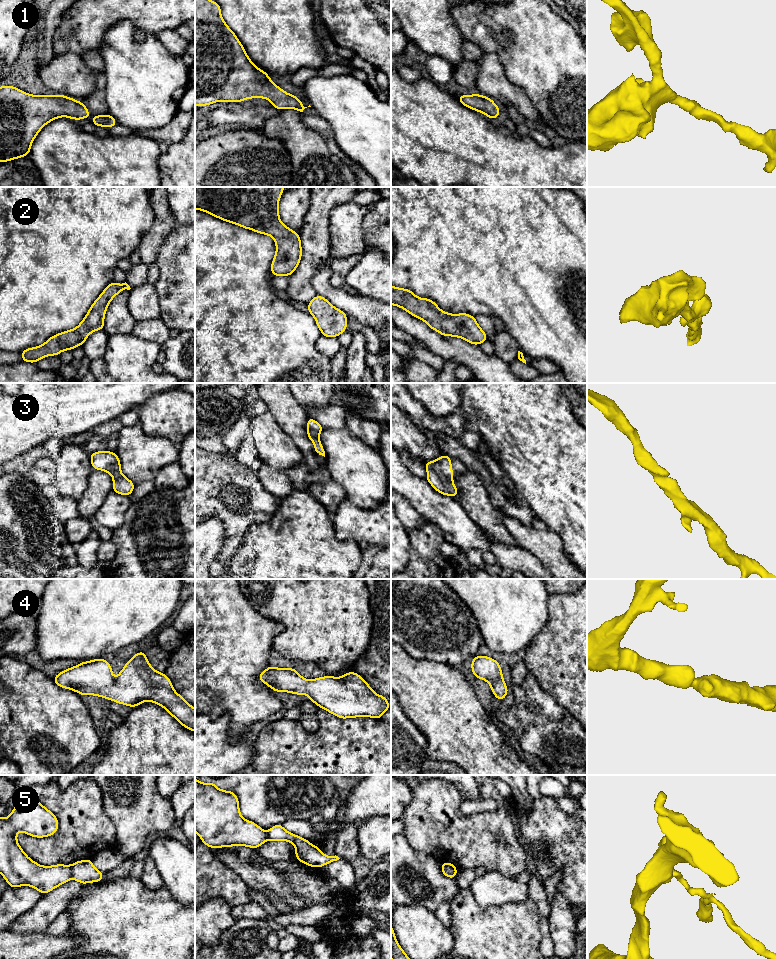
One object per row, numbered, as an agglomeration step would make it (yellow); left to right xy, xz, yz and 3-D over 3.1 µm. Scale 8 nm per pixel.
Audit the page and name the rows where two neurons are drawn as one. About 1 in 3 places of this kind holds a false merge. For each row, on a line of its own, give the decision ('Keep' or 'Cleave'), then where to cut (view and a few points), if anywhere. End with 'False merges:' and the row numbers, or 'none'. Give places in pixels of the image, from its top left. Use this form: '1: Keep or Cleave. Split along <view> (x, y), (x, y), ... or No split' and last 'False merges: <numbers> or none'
1: Keep. No split
2: Keep. No split
3: Keep. No split
4: Keep. No split
5: Cleave. Split along xy (70, 866), (72, 877)
False merges: 5

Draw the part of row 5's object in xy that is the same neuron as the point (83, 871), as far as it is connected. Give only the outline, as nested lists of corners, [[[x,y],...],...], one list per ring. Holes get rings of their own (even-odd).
[[[91,859],[74,862],[71,865],[71,874],[72,879],[81,884],[101,882],[104,877],[104,873],[94,867]]]

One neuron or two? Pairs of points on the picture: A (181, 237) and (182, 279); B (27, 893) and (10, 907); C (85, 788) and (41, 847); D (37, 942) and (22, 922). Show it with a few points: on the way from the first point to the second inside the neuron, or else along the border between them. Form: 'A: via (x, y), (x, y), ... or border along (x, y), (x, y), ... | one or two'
A: via (182, 247), (183, 269) | one
B: via (23, 897), (14, 903) | one
C: via (80, 805), (78, 819), (58, 839) | one
D: border along (10, 929), (20, 933), (46, 931) | two

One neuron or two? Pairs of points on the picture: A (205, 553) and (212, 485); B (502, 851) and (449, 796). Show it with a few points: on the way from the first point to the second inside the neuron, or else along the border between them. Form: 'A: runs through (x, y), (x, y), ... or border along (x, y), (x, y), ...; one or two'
A: border along (205, 520), (217, 517), (223, 524), (224, 536); two
B: runs through (485, 846), (452, 813); one

